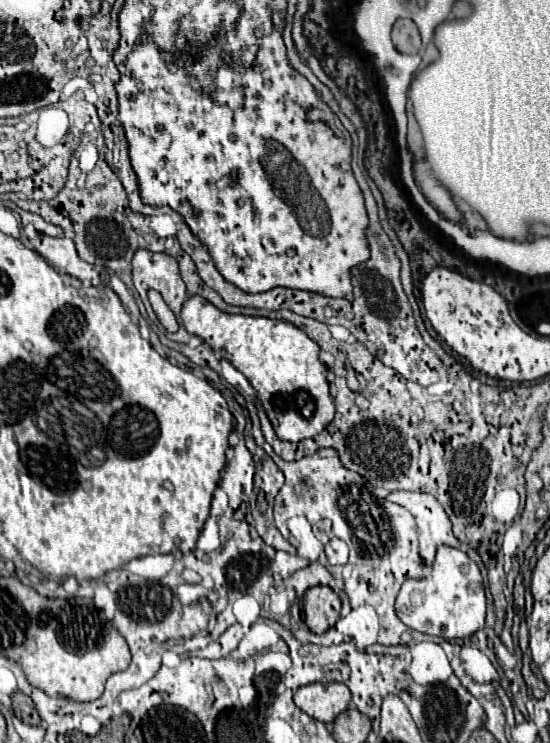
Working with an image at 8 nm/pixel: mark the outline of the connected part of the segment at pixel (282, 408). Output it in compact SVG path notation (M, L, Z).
M200 295L184 301L182 321L188 333L198 335L214 351L226 351L222 355L248 377L282 441L314 437L332 421L334 403L328 391L326 365L318 359L320 347L304 331L286 321L224 313Z

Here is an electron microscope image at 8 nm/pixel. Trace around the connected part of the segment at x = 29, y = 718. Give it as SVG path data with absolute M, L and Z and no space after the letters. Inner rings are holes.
M16 691L12 695L12 707L14 707L14 715L20 721L24 721L28 725L38 725L40 723L40 715L38 715L38 711L34 707L34 701L28 695Z

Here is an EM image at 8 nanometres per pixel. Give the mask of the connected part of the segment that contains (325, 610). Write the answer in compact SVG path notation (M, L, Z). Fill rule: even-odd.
M326 585L310 587L302 597L302 613L310 631L324 633L334 627L340 617L340 599Z

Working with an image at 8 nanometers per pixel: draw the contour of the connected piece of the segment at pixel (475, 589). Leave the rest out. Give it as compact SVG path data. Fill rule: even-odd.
M442 545L436 553L430 579L408 579L396 599L396 613L400 621L420 633L436 635L442 639L470 637L485 626L486 595L482 575L476 563L462 553Z

